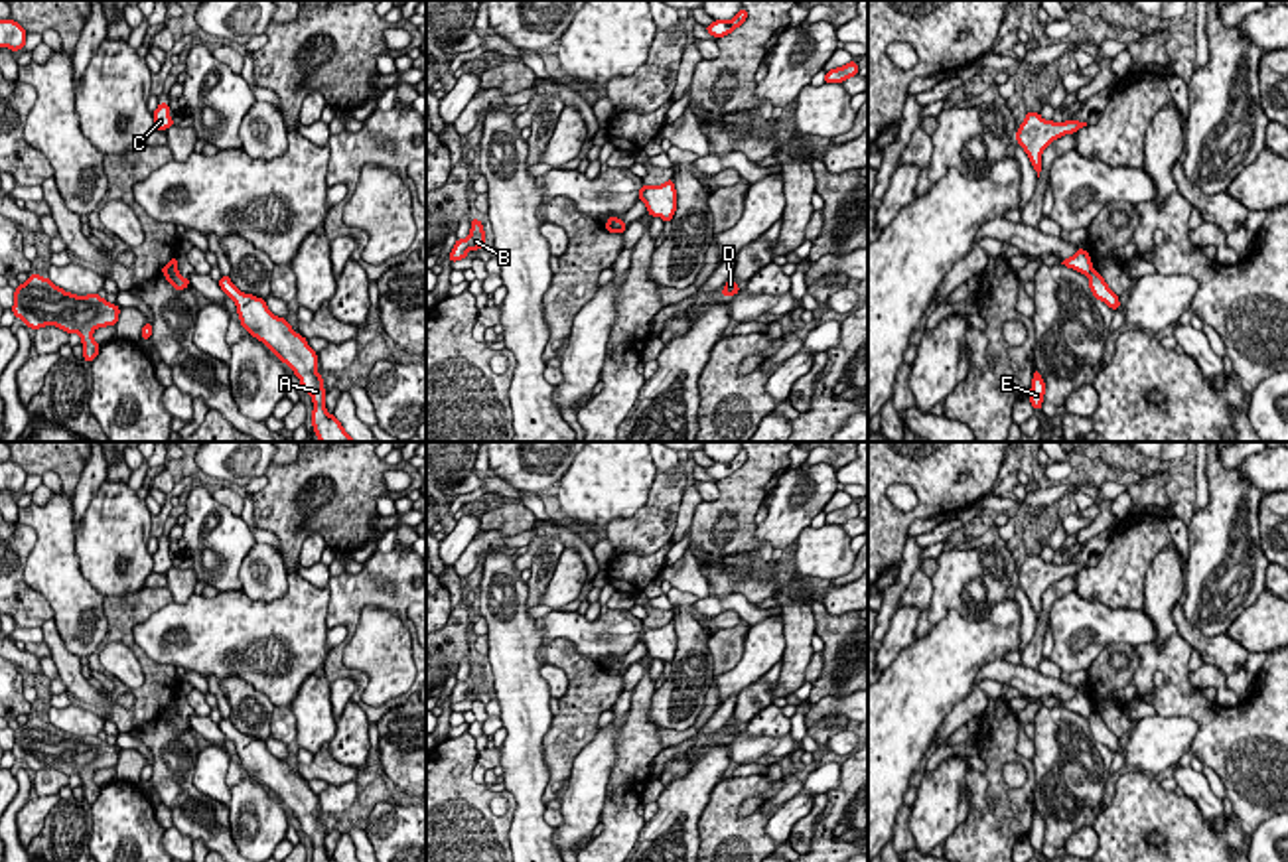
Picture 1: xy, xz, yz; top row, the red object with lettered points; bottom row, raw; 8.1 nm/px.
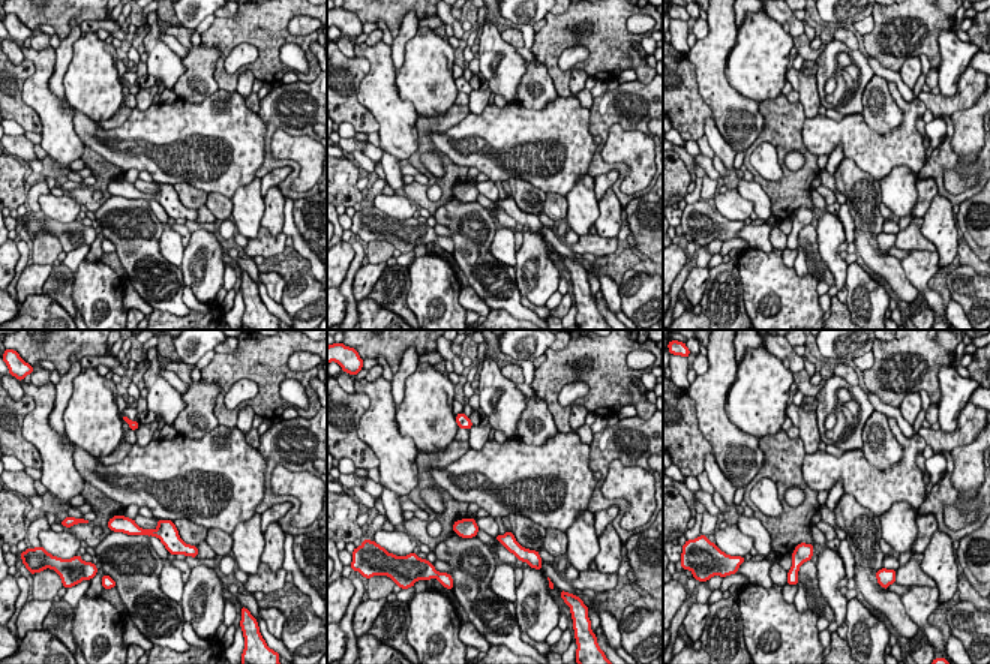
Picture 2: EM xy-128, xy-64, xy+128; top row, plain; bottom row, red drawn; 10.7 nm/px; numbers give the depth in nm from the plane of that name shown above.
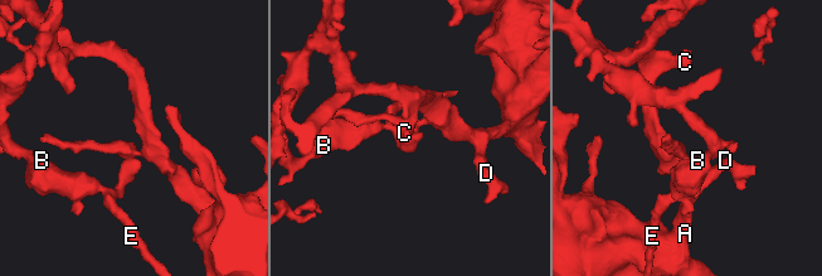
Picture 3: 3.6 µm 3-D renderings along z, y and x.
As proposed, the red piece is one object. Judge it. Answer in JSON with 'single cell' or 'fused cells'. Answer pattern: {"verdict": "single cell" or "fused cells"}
{"verdict": "fused cells"}

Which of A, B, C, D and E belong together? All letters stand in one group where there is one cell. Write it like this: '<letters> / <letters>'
A C D / B E

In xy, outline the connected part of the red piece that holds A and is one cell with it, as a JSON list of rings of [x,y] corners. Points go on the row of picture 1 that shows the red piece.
[[[221,276],[221,290],[235,302],[243,329],[262,341],[300,379],[312,396],[312,426],[320,442],[355,442],[341,422],[325,408],[323,379],[318,373],[318,353],[296,333],[284,318],[276,318],[266,300],[241,292],[231,276]]]

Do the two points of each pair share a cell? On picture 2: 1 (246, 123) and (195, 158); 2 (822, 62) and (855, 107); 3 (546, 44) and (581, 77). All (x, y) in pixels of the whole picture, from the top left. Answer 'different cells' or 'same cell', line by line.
1: same cell
2: same cell
3: different cells

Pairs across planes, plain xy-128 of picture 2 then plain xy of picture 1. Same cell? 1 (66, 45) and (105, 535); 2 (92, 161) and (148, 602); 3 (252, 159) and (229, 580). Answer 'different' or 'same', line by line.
1: different
2: same
3: different

